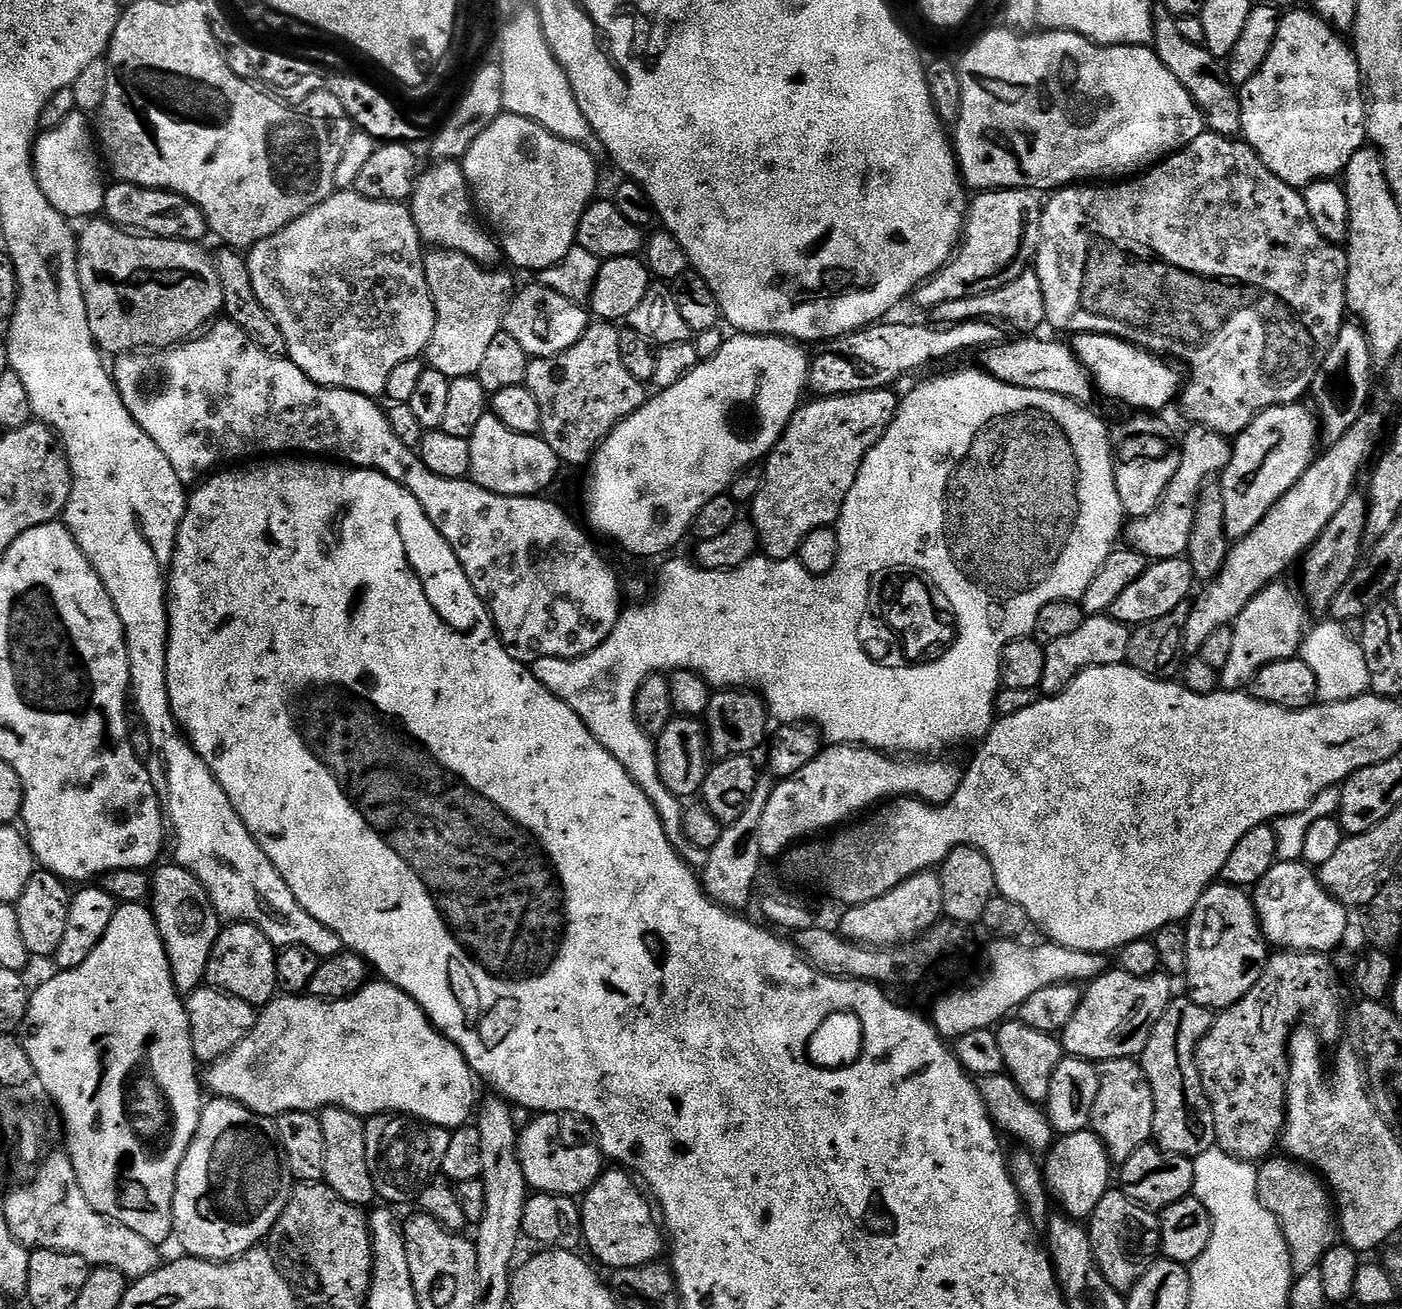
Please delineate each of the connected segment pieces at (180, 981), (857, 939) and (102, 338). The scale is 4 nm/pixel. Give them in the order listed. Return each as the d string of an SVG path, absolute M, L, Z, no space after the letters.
M168 862L165 868L159 868L155 869L152 876L152 917L156 920L160 937L166 946L172 981L177 992L191 994L205 983L206 966L214 950L214 942L222 931L222 921L194 874L179 868L175 862Z
M935 871L920 872L884 894L882 898L874 898L874 902L851 905L845 912L848 913L844 916L844 928L842 927L844 939L852 941L856 946L865 944L868 950L892 950L923 937L925 932L931 932L935 924L941 923L944 916L942 882Z
M92 218L85 224L88 225L85 226L84 233L81 231L78 236L78 270L82 294L86 298L86 314L90 318L90 334L94 334L101 353L123 354L153 348L171 348L195 337L205 325L221 315L224 295L218 270L213 257L208 257L200 249L199 243L133 234L129 229L119 228L106 218Z

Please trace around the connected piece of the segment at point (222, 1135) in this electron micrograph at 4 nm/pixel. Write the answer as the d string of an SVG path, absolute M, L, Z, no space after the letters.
M212 1098L209 1101L201 1107L194 1142L190 1142L190 1150L186 1150L182 1166L178 1166L172 1203L172 1234L175 1243L180 1243L191 1259L223 1262L245 1256L263 1241L260 1240L263 1236L265 1239L271 1233L292 1196L294 1177L280 1151L273 1117L258 1114L237 1100Z

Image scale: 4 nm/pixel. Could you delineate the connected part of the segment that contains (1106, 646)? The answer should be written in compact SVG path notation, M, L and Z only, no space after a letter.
M1110 614L1102 616L1089 616L1067 638L1060 638L1058 642L1050 642L1044 645L1044 657L1046 658L1046 670L1042 672L1042 682L1039 691L1045 697L1062 694L1088 668L1098 666L1114 666L1123 664L1128 659L1130 650L1130 638L1133 629L1128 625L1118 622Z

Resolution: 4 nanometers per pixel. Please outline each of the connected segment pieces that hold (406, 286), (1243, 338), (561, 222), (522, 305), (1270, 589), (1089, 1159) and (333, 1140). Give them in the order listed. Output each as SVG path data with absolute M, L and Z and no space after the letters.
M337 190L330 198L314 206L314 210L302 214L300 218L290 222L282 230L278 230L278 234L254 245L247 253L246 259L250 266L250 278L254 282L254 294L258 294L258 302L266 306L270 318L278 322L278 330L282 330L282 338L286 338L287 359L294 361L298 370L302 370L302 374L306 374L323 388L341 388L363 396L380 398L384 396L390 373L401 362L410 362L423 357L434 334L436 311L430 286L426 282L425 251L425 245L418 234L418 226L414 226L411 207L407 203L395 200L371 200L355 190Z
M1205 130L1198 138L1194 138L1194 142L1190 142L1185 148L1178 152L1165 156L1159 164L1153 164L1143 174L1137 175L1135 178L1125 179L1123 182L1108 182L1105 188L1095 188L1097 185L1092 182L1085 183L1083 186L1065 186L1059 190L1053 191L1049 200L1044 204L1044 213L1042 214L1042 238L1040 245L1036 251L1036 259L1034 261L1034 271L1038 282L1042 282L1042 296L1046 298L1046 321L1049 325L1053 324L1060 332L1068 332L1067 334L1081 332L1097 332L1098 334L1106 334L1107 336L1117 336L1123 340L1129 340L1135 344L1137 348L1145 348L1148 352L1154 352L1161 358L1171 358L1173 361L1179 362L1192 377L1187 377L1186 383L1182 388L1182 404L1184 400L1184 412L1192 419L1193 425L1209 428L1215 432L1221 432L1222 435L1235 438L1246 430L1246 426L1250 426L1250 422L1254 422L1254 418L1259 412L1264 412L1267 408L1277 408L1280 404L1294 404L1301 398L1309 395L1314 378L1318 374L1318 370L1322 366L1322 362L1326 358L1326 354L1334 346L1334 342L1340 333L1340 327L1346 323L1346 313L1348 312L1348 303L1346 302L1346 274L1348 273L1348 254L1347 251L1339 244L1331 244L1326 238L1318 232L1318 226L1314 224L1314 218L1310 218L1310 210L1306 210L1306 202L1304 201L1304 193L1301 189L1291 188L1286 182L1282 182L1282 178L1278 178L1278 174L1274 174L1262 162L1262 158L1256 156L1247 142L1240 138L1231 136L1223 136L1218 132Z
M507 114L500 115L489 128L482 130L469 146L462 163L474 203L494 229L503 255L514 267L538 274L570 254L576 244L578 222L597 195L596 160L592 155L583 144L558 138L533 120Z
M533 282L529 288L524 288L515 293L508 301L508 308L504 312L503 331L510 334L510 338L515 338L521 345L522 350L526 350L529 358L550 358L570 350L588 329L590 316L584 312L577 301L570 298L562 298L554 290L550 290L546 285Z
M1277 582L1268 584L1238 614L1235 624L1231 625L1234 642L1230 646L1230 659L1224 668L1219 669L1220 688L1226 692L1238 692L1247 689L1249 682L1270 662L1282 662L1293 659L1301 651L1306 635L1304 612L1306 604L1301 593L1295 587Z
M1091 1130L1060 1136L1053 1143L1052 1151L1047 1153L1046 1163L1043 1165L1044 1178L1048 1181L1048 1190L1055 1203L1059 1207L1061 1204L1064 1207L1061 1209L1072 1219L1081 1222L1092 1217L1098 1202L1102 1202L1102 1198L1110 1191L1108 1167L1108 1152L1096 1137L1096 1133Z
M321 1108L322 1135L326 1141L326 1170L323 1183L334 1190L334 1194L346 1203L360 1209L367 1209L377 1203L374 1178L370 1178L370 1166L366 1166L365 1117L345 1108Z

